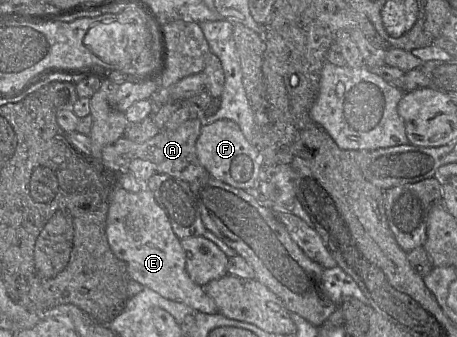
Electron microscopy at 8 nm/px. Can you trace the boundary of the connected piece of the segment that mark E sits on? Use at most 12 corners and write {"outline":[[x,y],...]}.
{"outline":[[120,171],[106,236],[129,278],[195,312],[219,313],[190,279],[181,240],[147,188]]}

